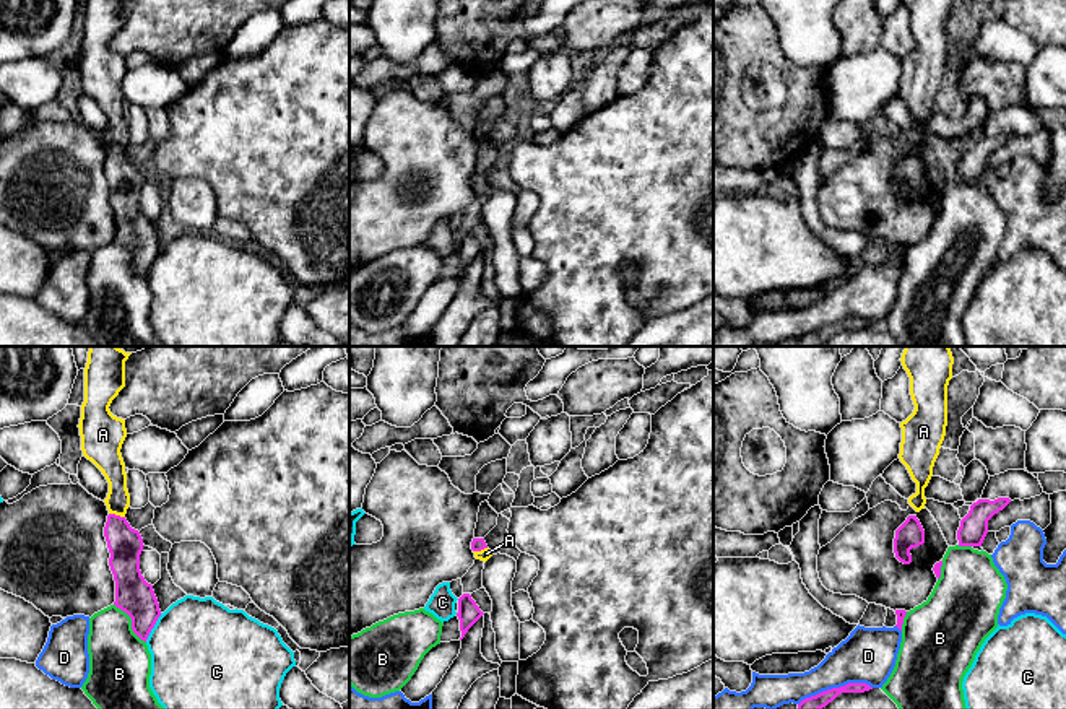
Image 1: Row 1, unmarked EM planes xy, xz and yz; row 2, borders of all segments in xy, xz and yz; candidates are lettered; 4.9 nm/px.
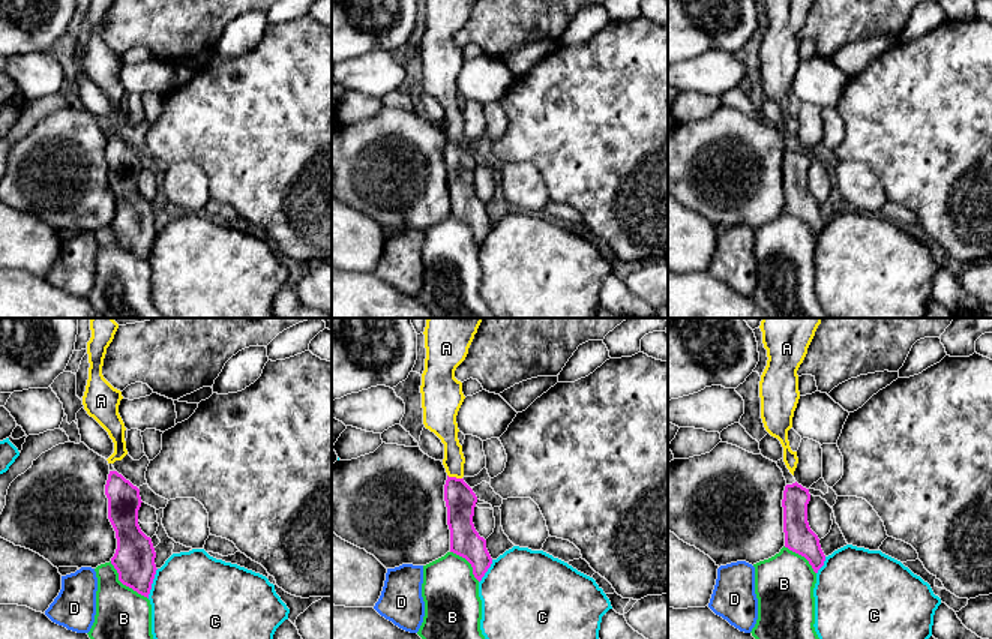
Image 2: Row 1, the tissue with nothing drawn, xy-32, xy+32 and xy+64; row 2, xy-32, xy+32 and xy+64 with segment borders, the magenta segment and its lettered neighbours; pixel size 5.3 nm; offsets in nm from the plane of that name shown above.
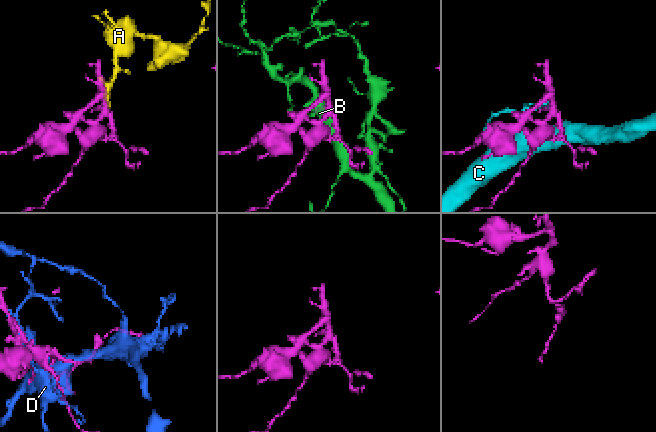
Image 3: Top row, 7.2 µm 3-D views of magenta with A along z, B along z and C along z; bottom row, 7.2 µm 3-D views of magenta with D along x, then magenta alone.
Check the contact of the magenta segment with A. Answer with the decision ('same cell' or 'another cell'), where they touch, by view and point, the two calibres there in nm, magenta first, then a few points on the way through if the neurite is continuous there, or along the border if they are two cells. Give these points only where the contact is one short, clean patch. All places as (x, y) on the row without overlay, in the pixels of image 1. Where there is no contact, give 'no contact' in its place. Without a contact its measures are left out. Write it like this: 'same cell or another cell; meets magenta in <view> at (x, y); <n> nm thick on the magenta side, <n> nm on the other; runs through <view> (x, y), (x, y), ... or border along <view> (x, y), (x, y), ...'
same cell; meets magenta in xy at (117, 152); 170 nm thick on the magenta side, 120 nm on the other; runs through xy (125, 179), (117, 168), (117, 152), (117, 114), (112, 103)

